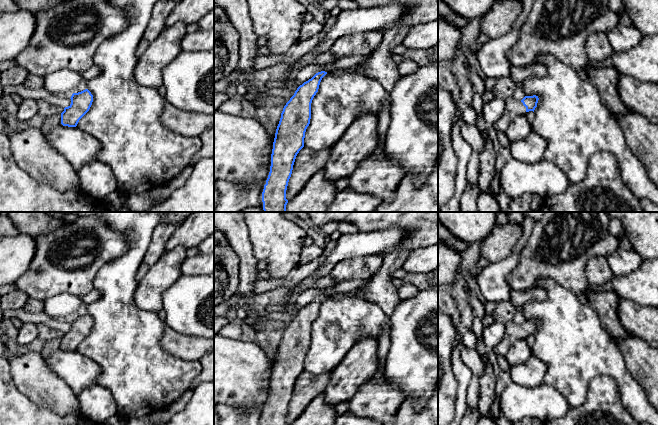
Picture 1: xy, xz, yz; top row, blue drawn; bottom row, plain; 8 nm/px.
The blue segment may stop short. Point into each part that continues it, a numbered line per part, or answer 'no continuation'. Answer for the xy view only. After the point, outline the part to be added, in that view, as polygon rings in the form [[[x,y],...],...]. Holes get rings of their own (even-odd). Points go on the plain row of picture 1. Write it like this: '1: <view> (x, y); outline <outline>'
no continuation

